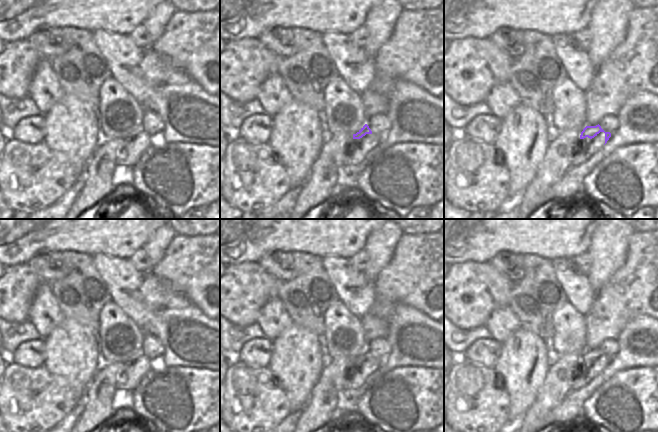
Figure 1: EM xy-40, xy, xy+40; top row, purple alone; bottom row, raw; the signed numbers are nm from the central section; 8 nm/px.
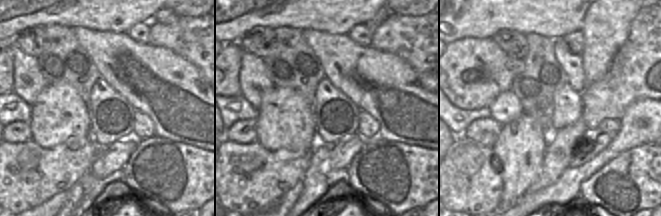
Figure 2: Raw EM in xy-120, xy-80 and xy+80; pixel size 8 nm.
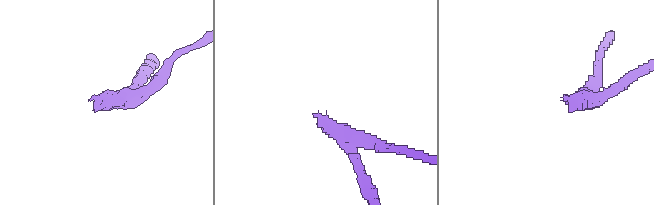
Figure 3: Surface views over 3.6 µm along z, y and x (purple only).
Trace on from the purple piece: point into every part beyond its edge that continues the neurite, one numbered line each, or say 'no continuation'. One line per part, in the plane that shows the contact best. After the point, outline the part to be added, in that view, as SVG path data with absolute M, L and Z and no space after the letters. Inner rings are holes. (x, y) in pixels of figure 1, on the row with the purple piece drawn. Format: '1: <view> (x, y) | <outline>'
1: xy+40 (590, 146) | M600 132L594 138L588 137L579 139L579 142L583 146L577 153L573 153L571 159L571 166L578 166L587 162L596 152L601 150L605 144L605 133Z

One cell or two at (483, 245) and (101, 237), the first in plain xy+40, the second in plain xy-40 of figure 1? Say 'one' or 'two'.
one

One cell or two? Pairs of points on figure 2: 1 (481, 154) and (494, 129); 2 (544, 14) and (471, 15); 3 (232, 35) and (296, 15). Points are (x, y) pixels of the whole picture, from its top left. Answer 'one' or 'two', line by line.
1: two
2: one
3: one

